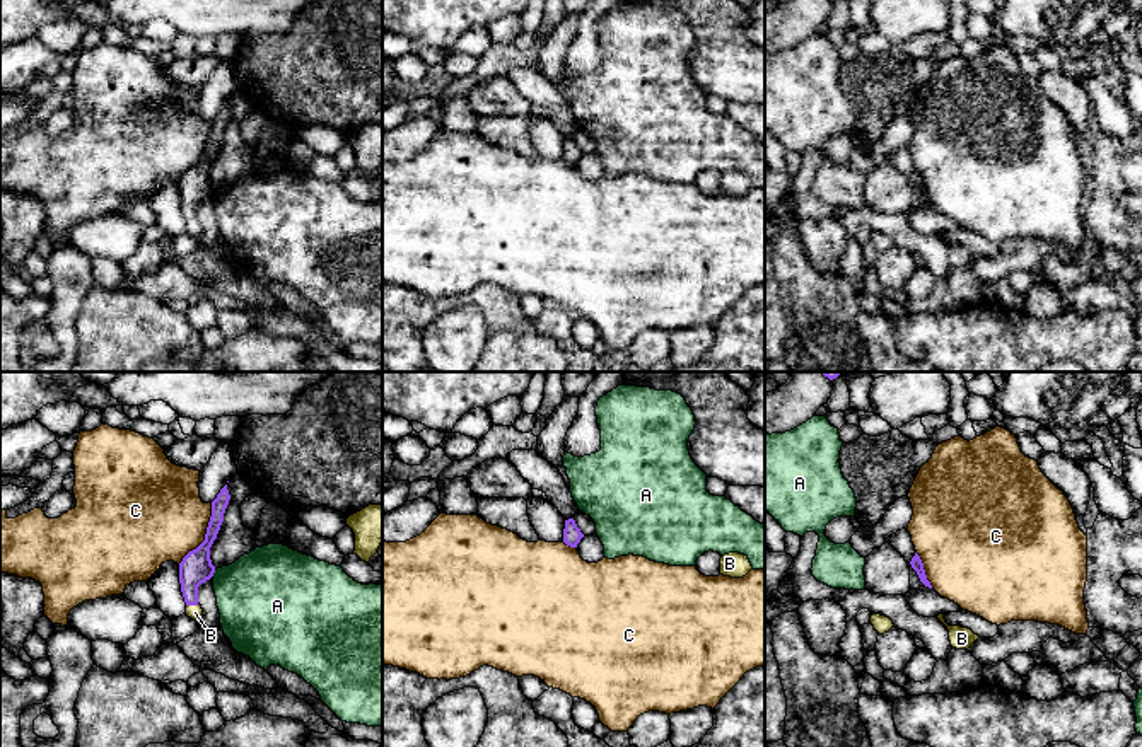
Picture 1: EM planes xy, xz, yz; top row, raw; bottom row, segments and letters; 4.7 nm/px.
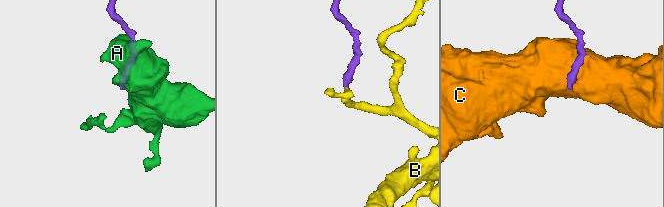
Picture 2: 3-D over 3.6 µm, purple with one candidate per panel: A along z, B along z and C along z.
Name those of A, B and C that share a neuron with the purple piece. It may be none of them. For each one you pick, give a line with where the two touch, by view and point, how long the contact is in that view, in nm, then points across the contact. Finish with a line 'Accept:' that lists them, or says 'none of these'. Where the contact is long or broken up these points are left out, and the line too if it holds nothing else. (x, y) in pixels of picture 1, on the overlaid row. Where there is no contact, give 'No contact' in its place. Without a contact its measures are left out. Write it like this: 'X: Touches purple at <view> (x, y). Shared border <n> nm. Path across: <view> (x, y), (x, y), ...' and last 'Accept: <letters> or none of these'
B: Touches purple at xy (192, 604). Shared border 60 nm. Path across: xy (195, 568), (192, 573), (192, 604), (195, 613)
Accept: B

